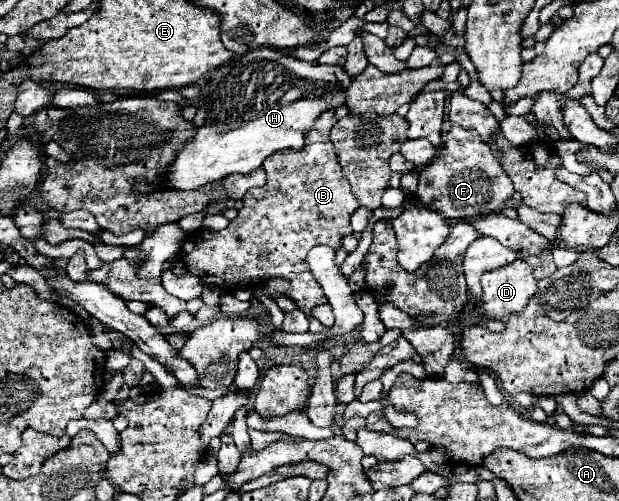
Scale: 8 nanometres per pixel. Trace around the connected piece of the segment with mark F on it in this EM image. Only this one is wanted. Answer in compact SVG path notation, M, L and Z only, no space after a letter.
M455 125L447 133L447 139L433 161L421 171L417 199L425 207L441 213L445 219L475 221L477 217L499 211L513 193L515 189L509 175L501 169L491 147L481 139L481 135Z

